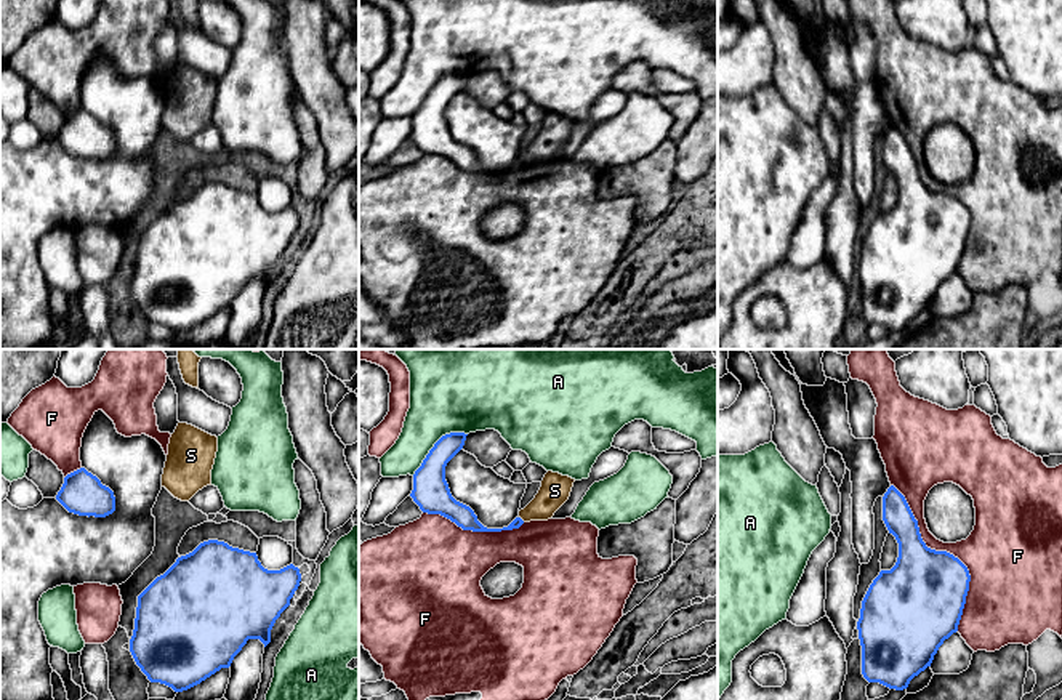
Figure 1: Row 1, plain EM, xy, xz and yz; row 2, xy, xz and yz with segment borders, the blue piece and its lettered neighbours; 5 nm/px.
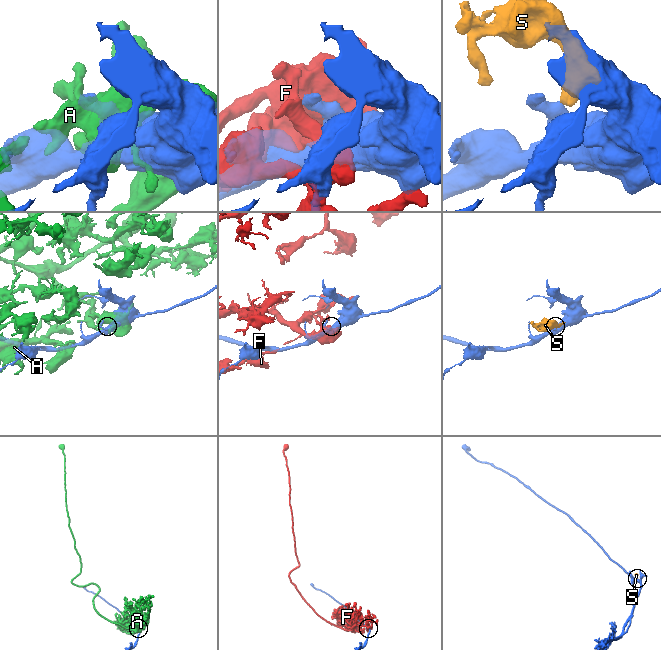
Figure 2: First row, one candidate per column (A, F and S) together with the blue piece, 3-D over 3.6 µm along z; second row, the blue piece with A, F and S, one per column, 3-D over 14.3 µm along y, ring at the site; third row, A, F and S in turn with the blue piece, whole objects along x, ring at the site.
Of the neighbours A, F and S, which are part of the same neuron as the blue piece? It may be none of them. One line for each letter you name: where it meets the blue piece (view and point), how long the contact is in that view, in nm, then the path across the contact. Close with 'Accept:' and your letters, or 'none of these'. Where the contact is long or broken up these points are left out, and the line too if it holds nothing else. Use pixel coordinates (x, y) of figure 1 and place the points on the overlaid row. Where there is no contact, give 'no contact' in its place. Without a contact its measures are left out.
Accept: none of these

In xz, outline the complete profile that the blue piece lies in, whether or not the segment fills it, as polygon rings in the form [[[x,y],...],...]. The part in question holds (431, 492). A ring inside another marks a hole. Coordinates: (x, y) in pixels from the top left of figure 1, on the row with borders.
[[[450,432],[434,444],[413,474],[413,490],[410,497],[423,513],[440,514],[463,530],[501,532],[519,529],[524,524],[521,517],[516,517],[508,527],[487,529],[477,521],[477,516],[469,506],[452,497],[445,481],[445,466],[463,449],[466,436],[465,432]]]

